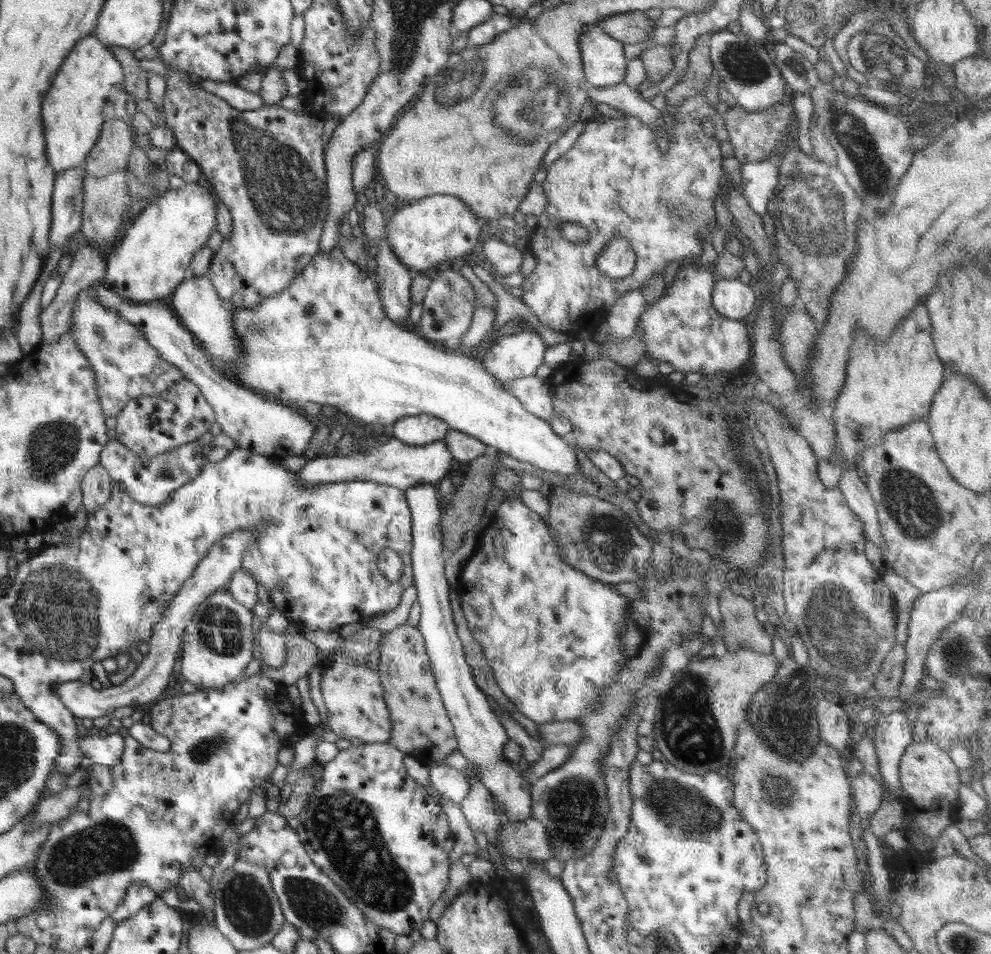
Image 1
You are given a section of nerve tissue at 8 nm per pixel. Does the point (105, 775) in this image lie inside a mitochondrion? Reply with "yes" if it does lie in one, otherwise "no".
no

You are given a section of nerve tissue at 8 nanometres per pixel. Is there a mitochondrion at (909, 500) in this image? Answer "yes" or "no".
yes

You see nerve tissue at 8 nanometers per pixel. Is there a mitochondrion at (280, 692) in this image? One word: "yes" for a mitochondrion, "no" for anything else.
no

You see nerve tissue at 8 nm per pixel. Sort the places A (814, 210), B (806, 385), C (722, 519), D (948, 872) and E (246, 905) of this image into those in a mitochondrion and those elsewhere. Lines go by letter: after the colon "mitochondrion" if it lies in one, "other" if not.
A: mitochondrion
B: other
C: mitochondrion
D: other
E: mitochondrion

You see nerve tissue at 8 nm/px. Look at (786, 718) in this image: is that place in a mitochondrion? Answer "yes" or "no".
yes

